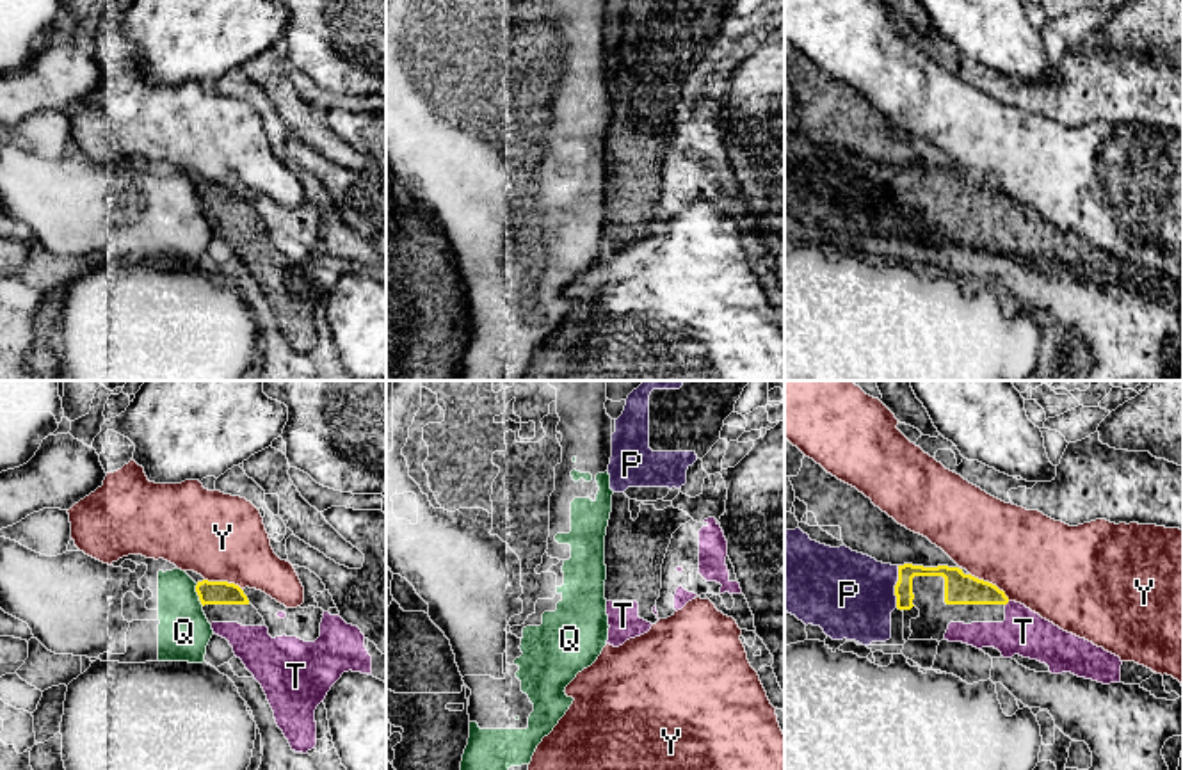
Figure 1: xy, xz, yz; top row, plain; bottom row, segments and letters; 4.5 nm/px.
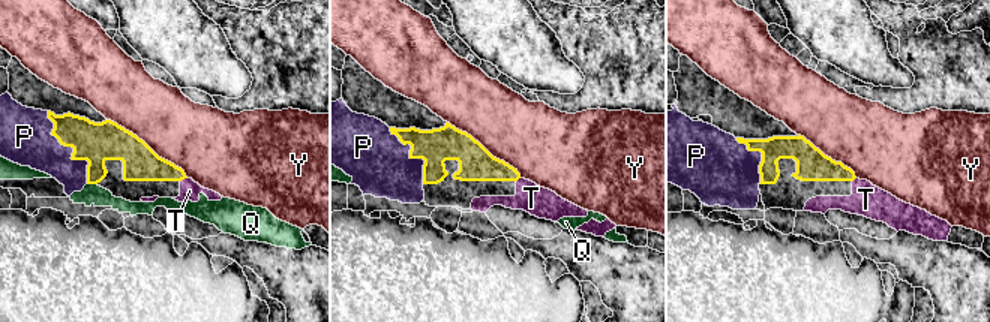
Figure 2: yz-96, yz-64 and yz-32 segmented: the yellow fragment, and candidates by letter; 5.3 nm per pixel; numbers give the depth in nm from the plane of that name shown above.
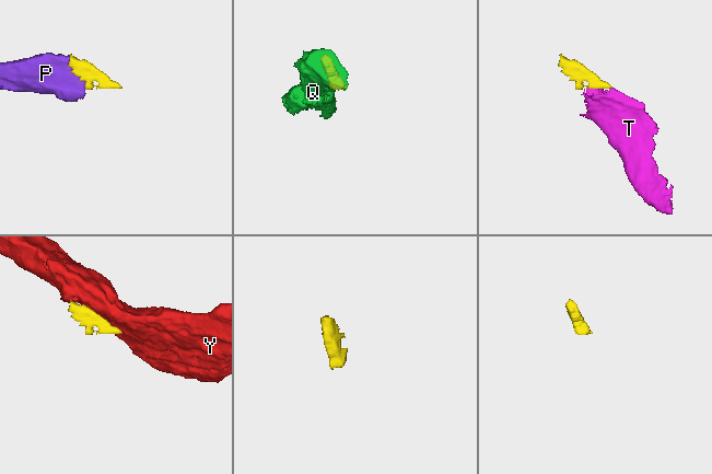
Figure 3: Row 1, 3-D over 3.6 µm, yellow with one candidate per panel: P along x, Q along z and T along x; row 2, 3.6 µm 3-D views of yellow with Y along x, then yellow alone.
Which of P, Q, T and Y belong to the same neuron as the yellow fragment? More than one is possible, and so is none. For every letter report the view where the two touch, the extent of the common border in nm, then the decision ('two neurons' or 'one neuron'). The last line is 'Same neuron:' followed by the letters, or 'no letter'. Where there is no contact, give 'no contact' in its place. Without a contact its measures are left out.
P: yz | 190 nm | one neuron
Q: xy | 110 nm | two neurons
T: no contact | one neuron
Y: yz | 220 nm | two neurons
Same neuron: P, T

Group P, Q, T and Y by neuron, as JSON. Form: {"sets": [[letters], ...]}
{"sets": [["P", "T"], ["Q"], ["Y"]]}

